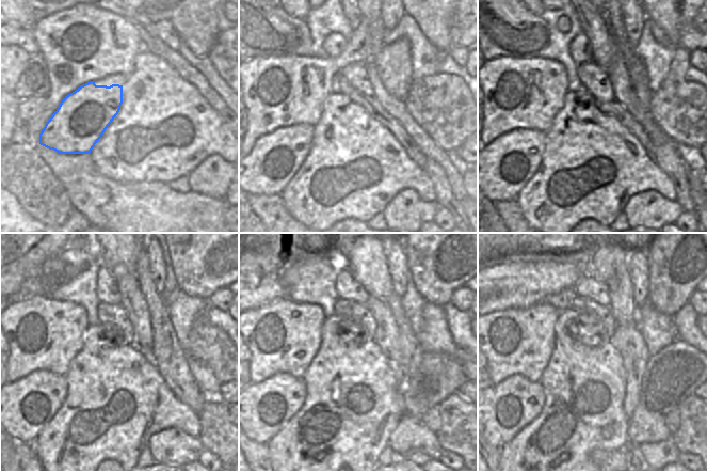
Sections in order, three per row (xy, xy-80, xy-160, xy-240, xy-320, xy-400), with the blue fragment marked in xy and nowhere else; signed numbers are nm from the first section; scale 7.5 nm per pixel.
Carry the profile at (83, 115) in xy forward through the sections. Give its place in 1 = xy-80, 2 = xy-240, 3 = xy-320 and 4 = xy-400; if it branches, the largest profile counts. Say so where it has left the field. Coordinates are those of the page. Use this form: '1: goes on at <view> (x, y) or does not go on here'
1: goes on at xy-80 (274, 159)
2: goes on at xy-240 (21, 409)
3: goes on at xy-320 (261, 410)
4: goes on at xy-400 (499, 412)

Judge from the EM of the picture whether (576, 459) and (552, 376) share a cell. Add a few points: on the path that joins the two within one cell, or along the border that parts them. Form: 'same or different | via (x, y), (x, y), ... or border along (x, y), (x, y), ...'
same | via (590, 427), (612, 392), (584, 377)

